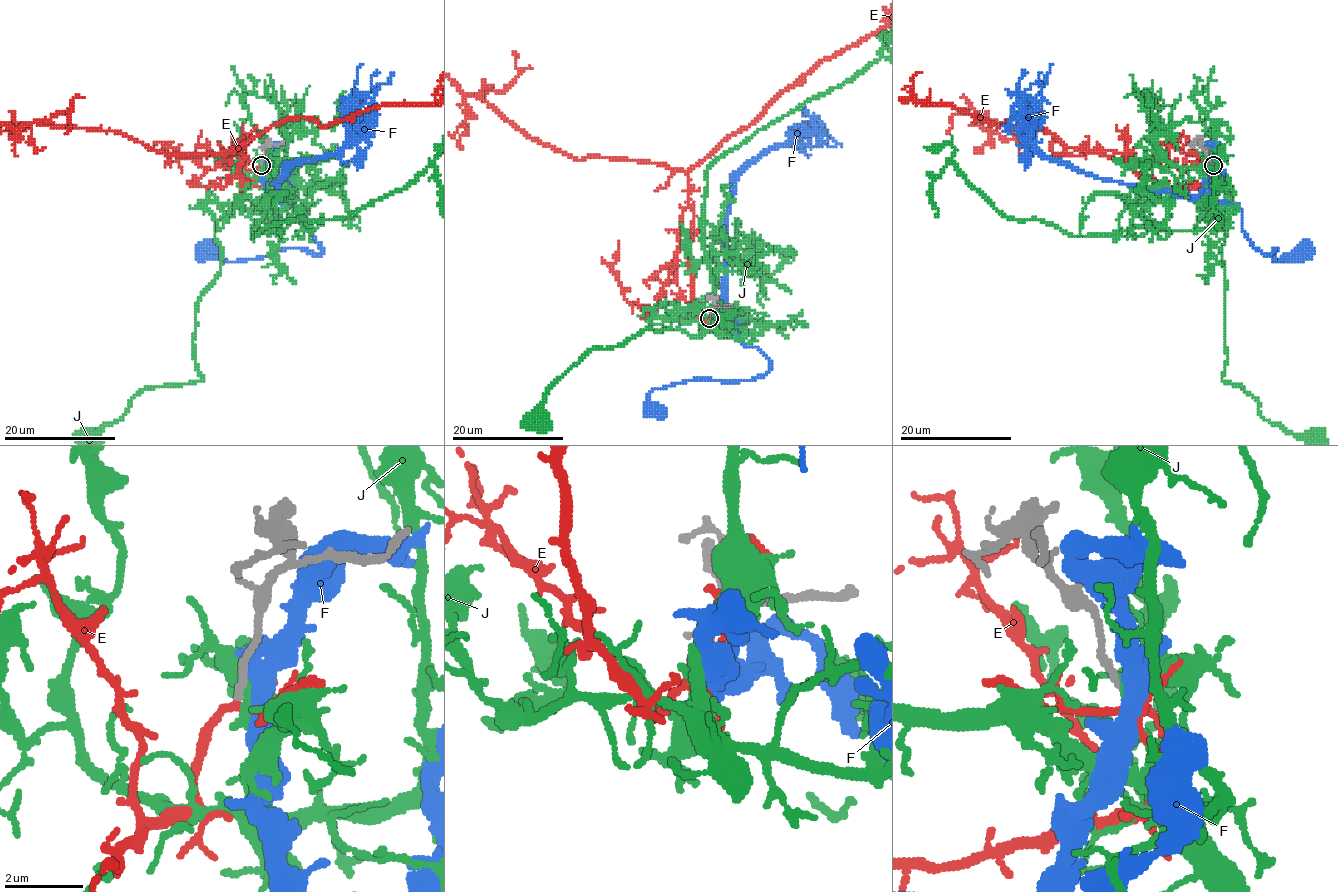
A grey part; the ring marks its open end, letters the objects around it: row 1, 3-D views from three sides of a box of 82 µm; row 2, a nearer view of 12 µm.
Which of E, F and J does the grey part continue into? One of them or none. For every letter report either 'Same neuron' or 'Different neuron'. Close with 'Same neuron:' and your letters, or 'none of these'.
E: Same neuron
F: Different neuron
J: Different neuron
Same neuron: E

